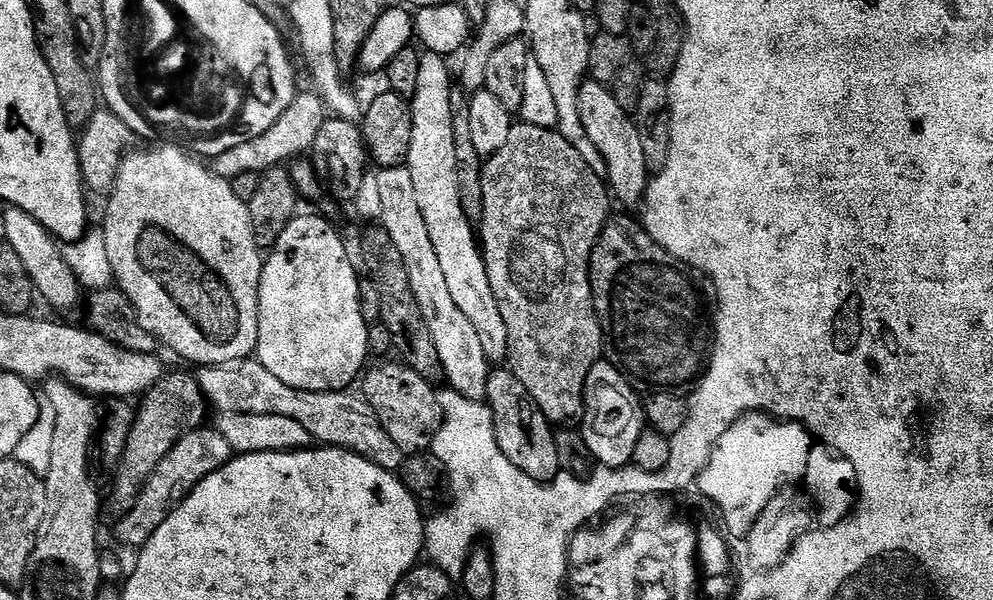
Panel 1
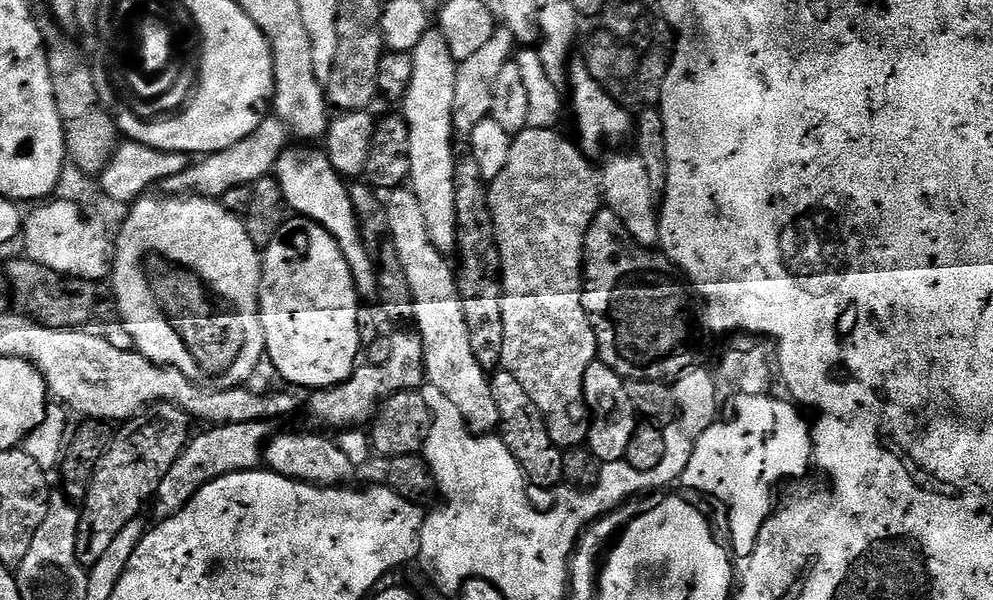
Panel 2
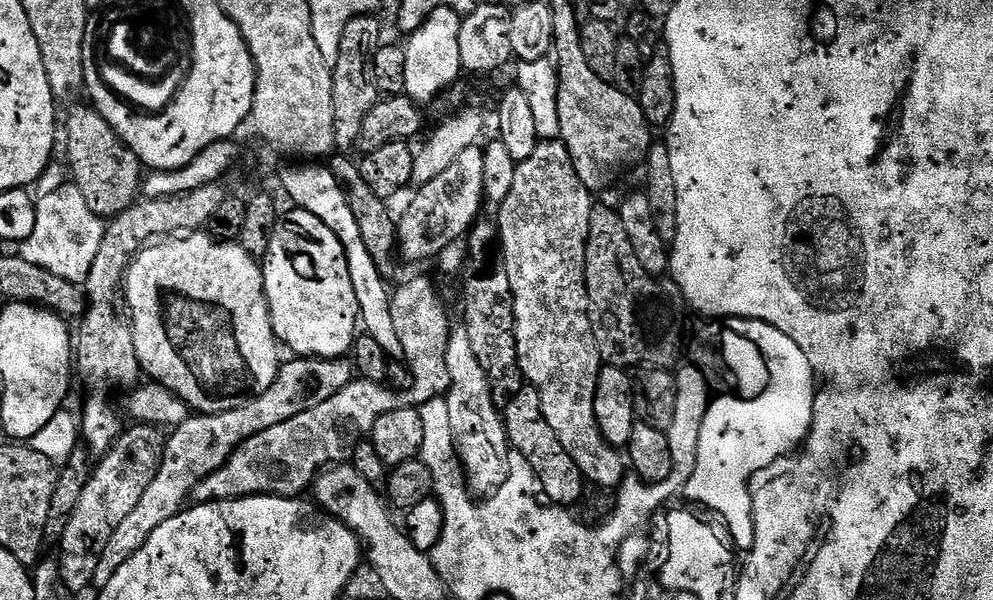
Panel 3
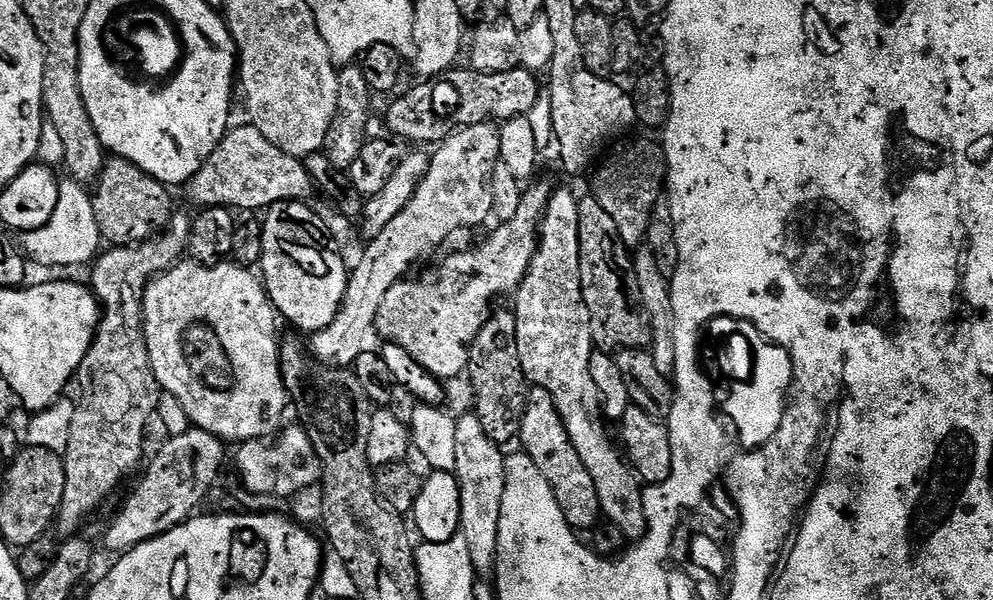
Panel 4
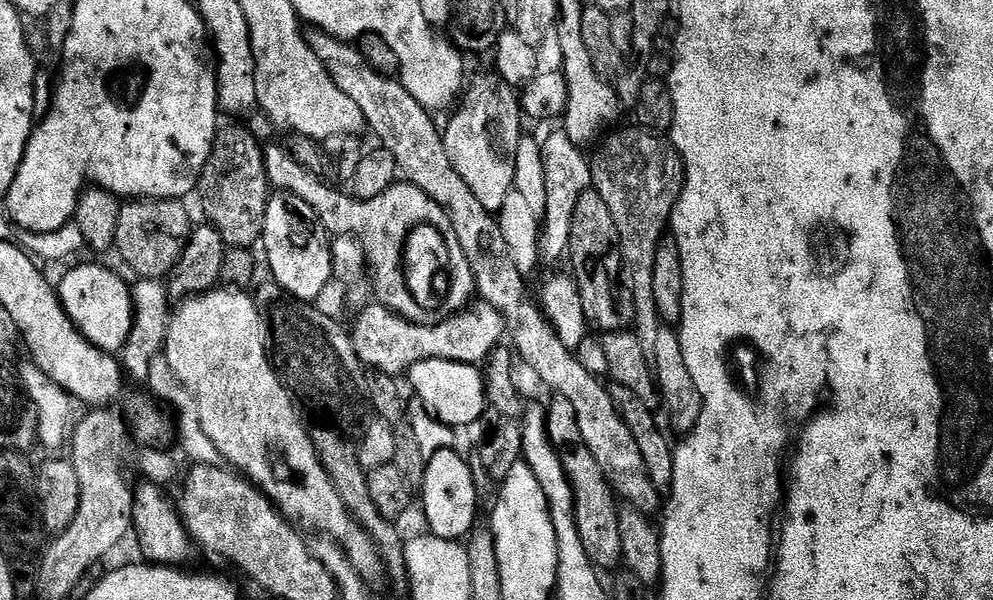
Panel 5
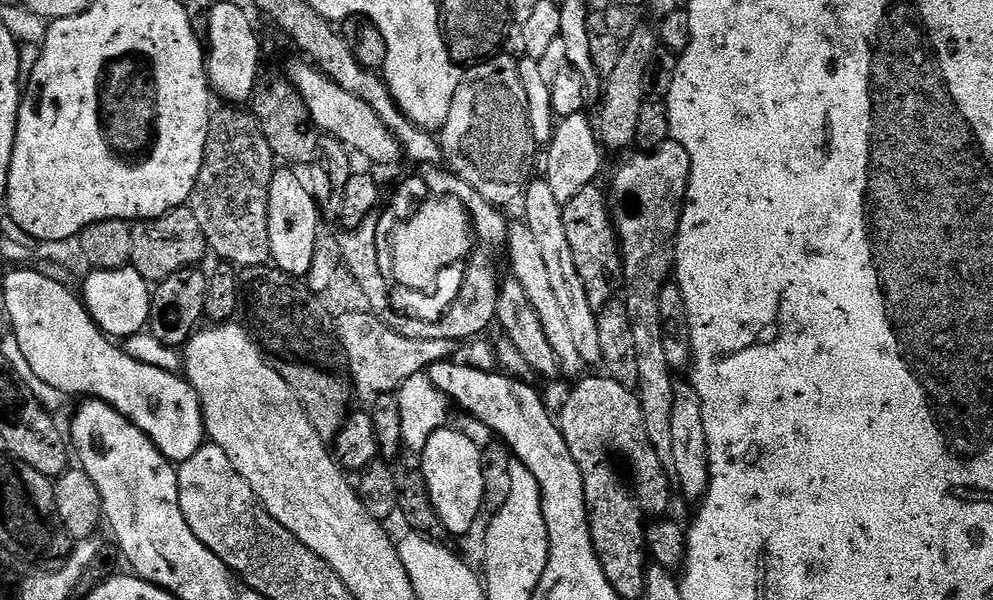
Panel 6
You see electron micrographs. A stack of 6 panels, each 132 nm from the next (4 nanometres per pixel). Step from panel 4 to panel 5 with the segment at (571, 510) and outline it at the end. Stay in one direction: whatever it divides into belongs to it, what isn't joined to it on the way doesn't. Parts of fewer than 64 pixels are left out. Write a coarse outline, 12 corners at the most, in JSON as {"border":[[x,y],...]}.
{"border":[[556,396],[548,437],[574,490],[578,538],[597,569],[619,569],[617,497]]}

